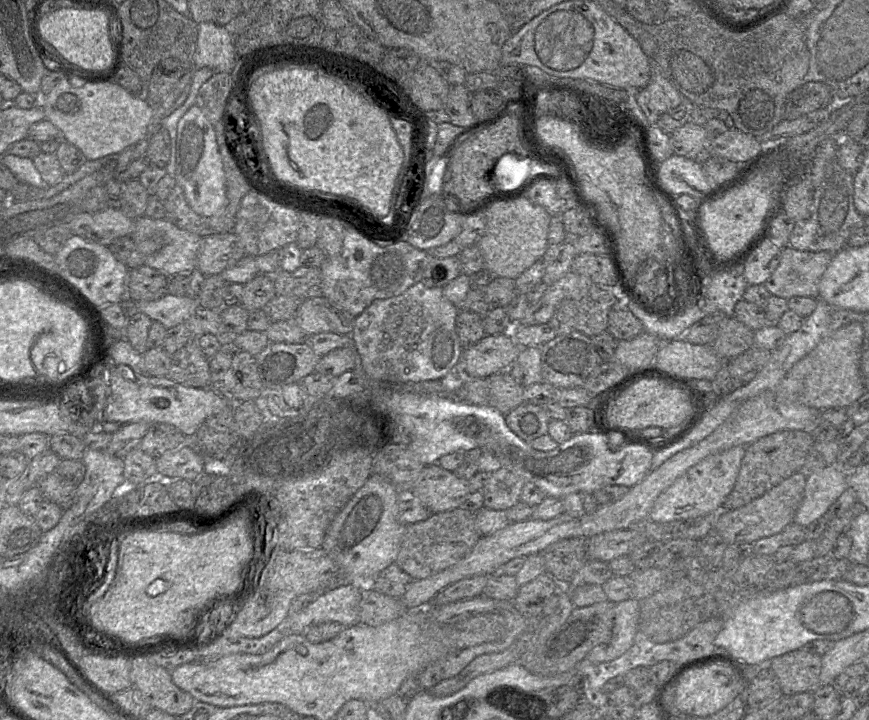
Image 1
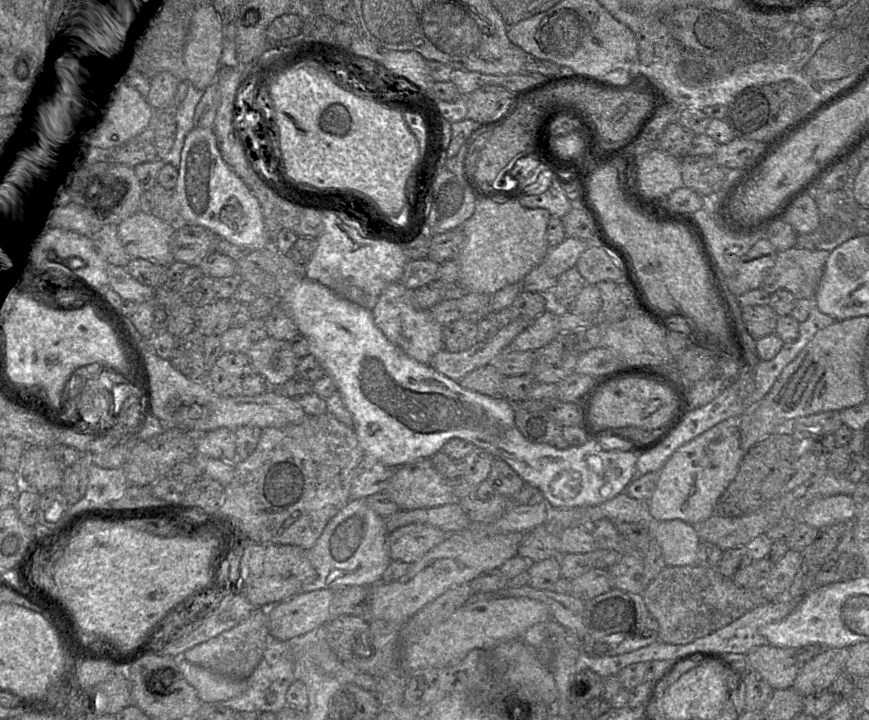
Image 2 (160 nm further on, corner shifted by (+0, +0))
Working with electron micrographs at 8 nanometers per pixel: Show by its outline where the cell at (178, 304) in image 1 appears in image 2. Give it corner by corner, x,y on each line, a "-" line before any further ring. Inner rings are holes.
109,267
109,288
125,300
137,303
152,302
154,288
143,285
134,279
124,267

